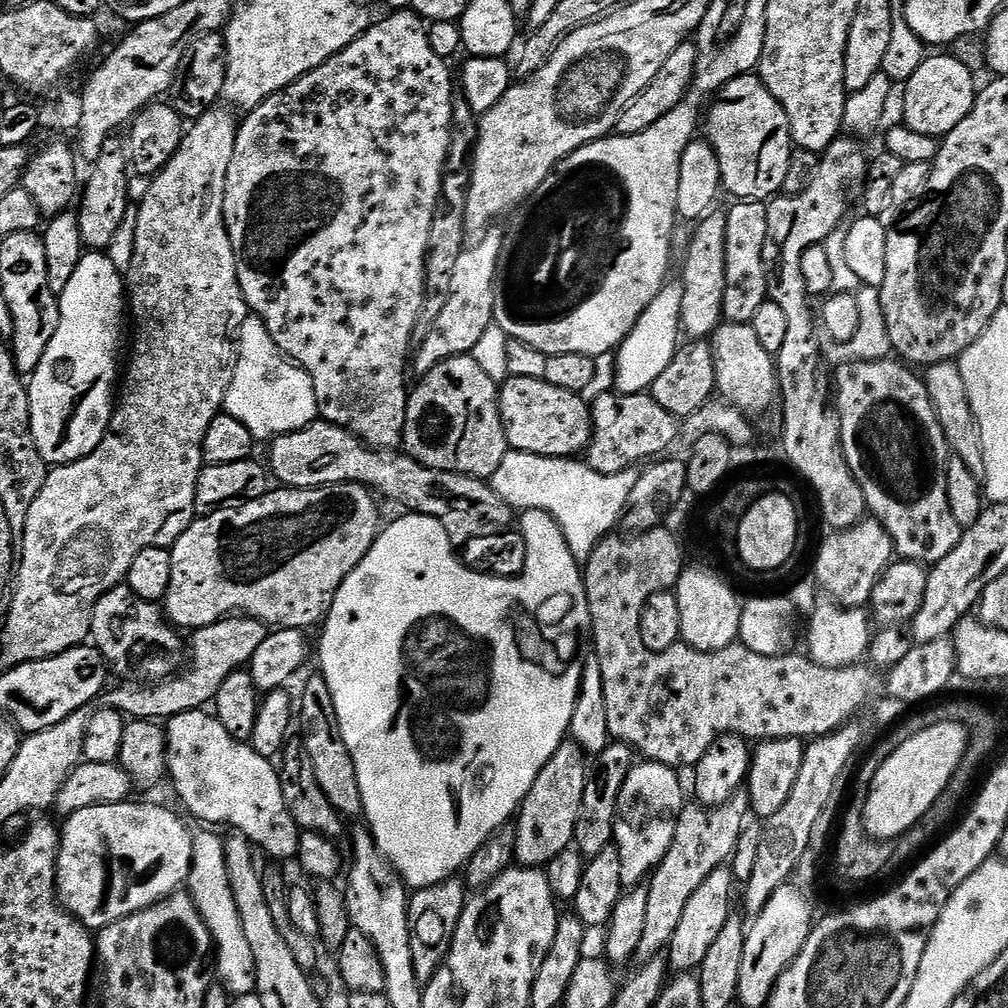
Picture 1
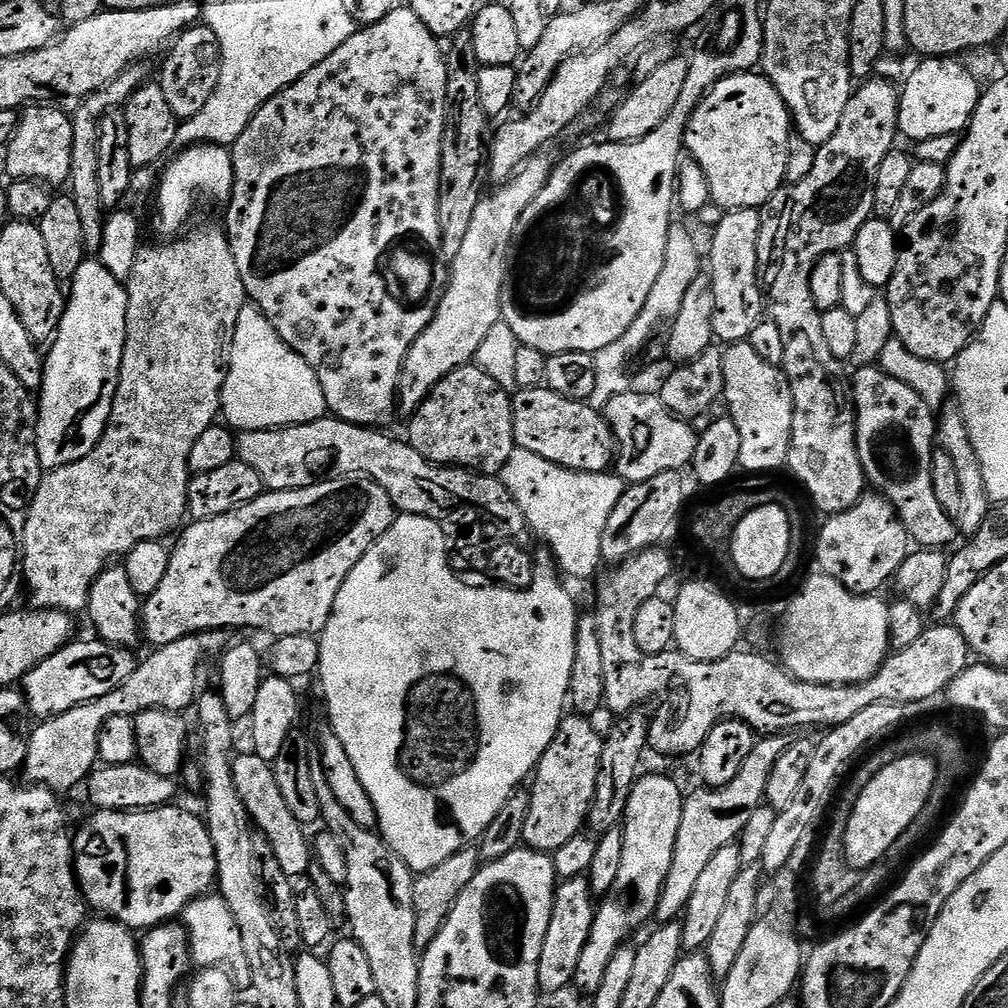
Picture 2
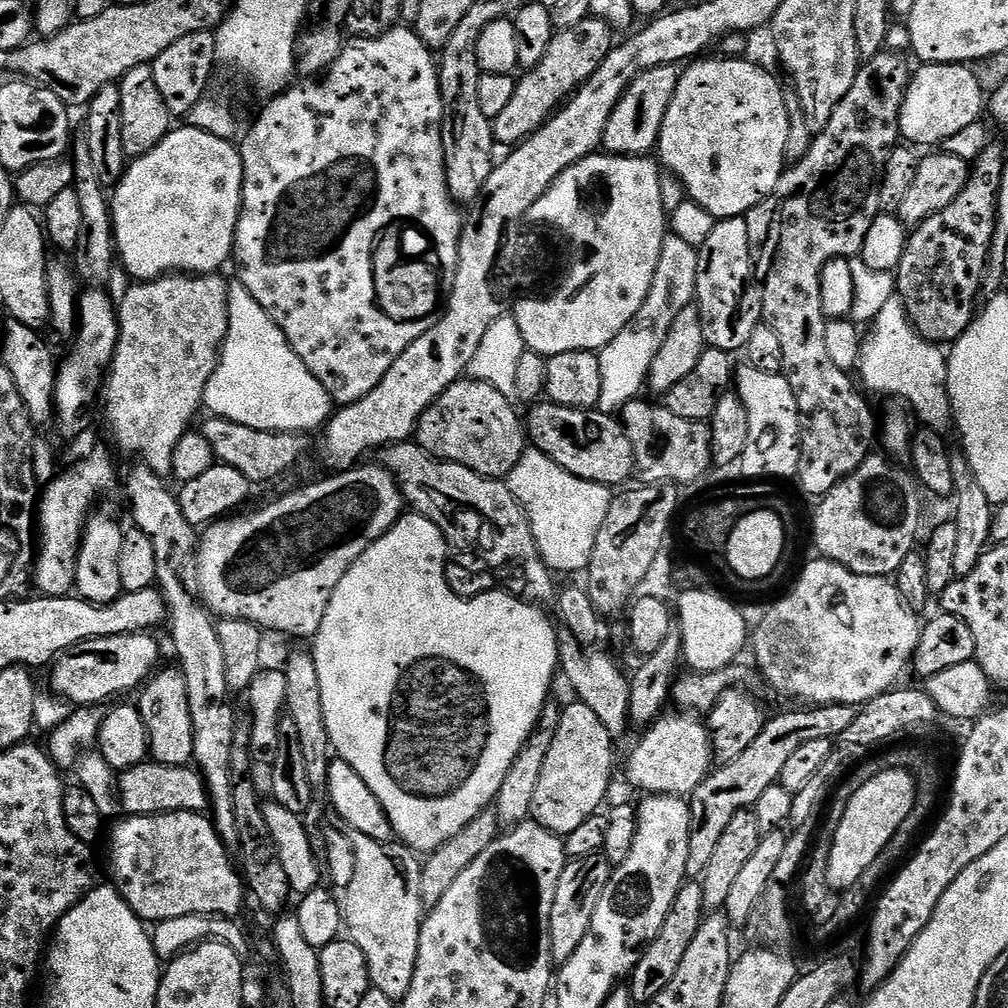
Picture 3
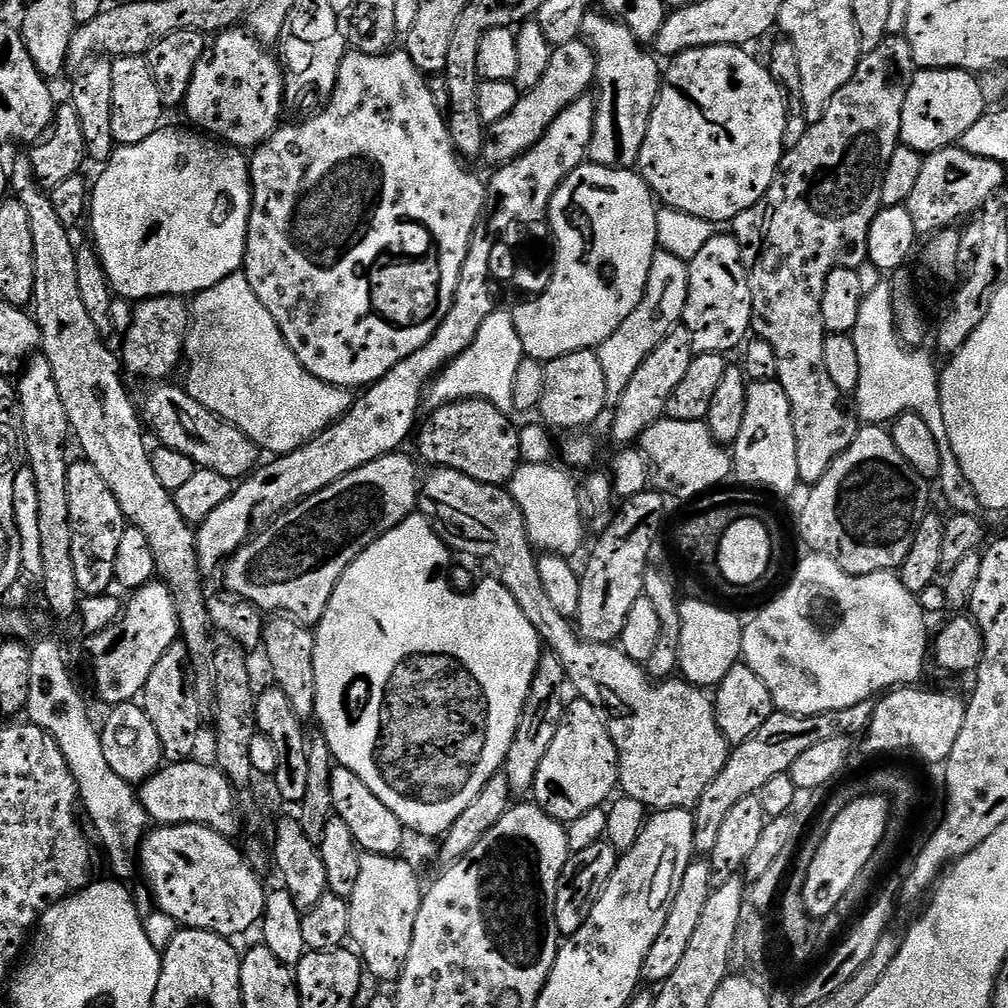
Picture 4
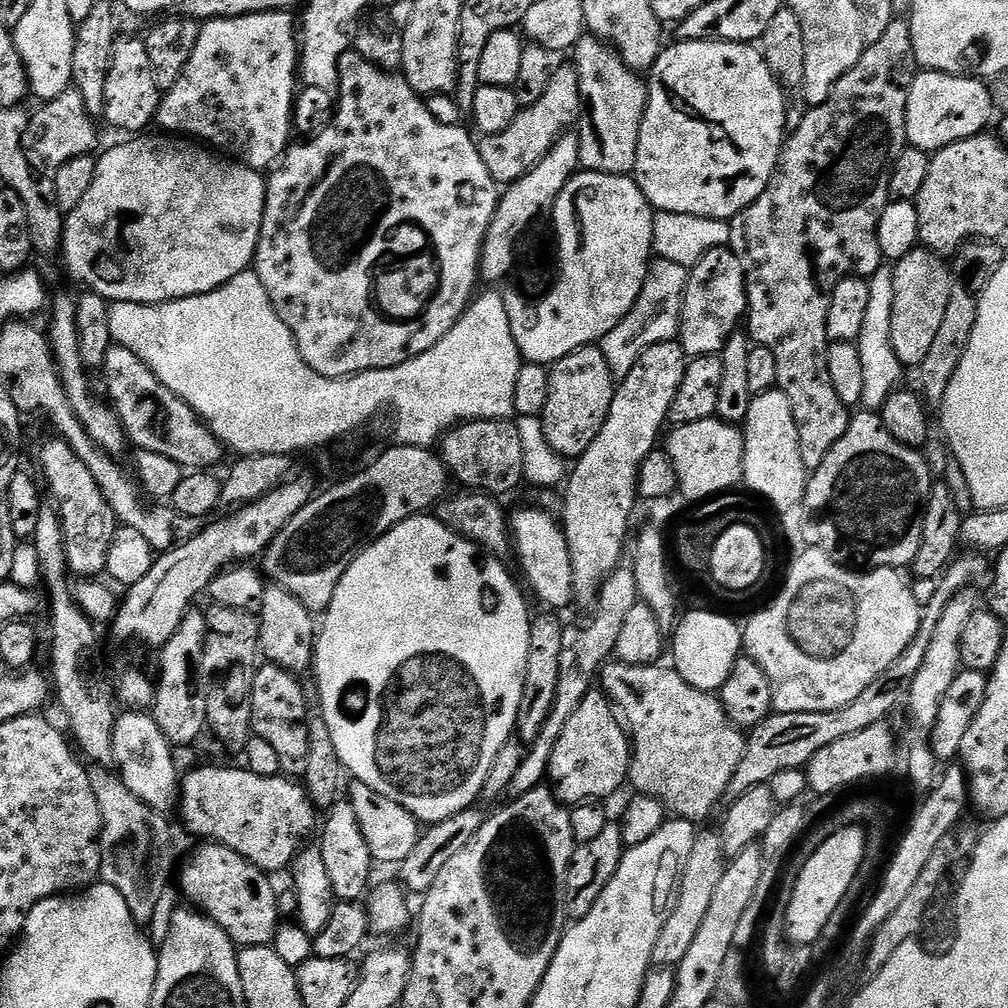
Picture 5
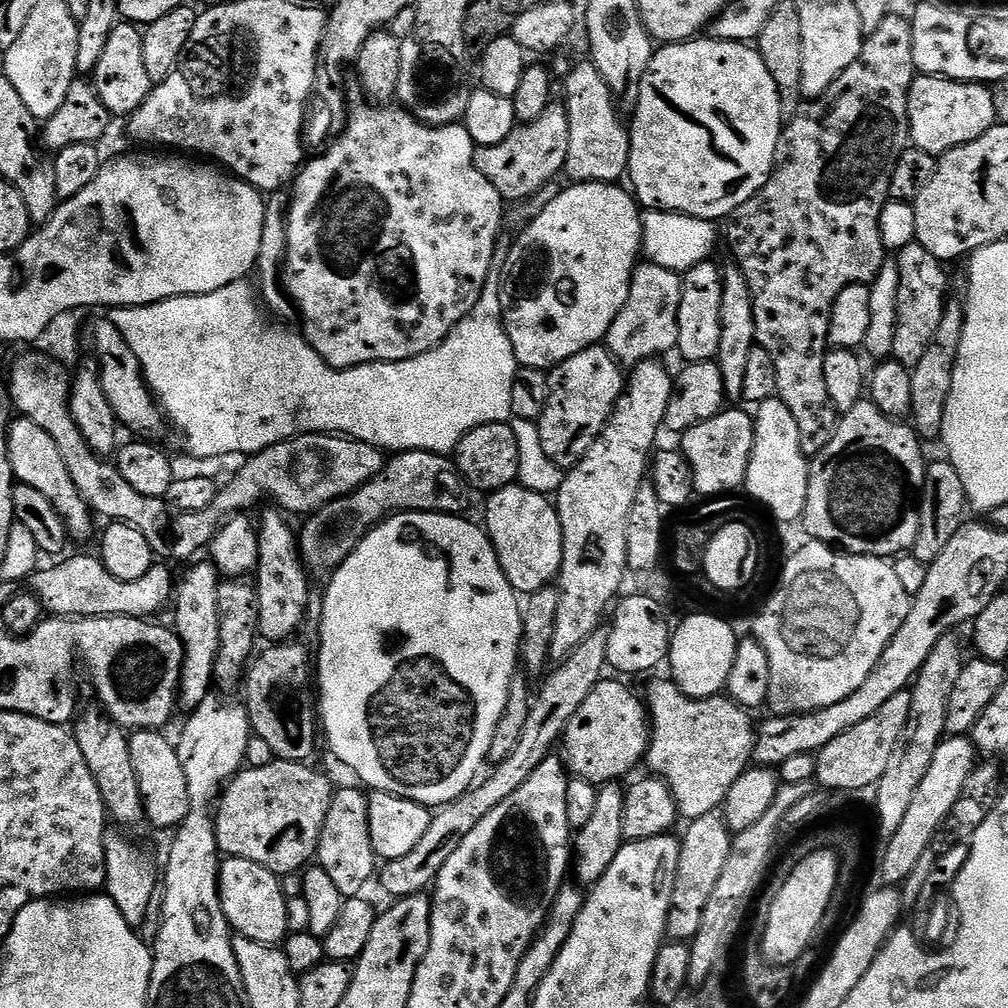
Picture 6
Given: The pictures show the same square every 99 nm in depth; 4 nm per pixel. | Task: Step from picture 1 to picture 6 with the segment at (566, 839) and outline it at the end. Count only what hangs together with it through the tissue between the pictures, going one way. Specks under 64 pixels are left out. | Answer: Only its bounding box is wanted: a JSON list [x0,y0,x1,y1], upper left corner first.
[562,678,650,786]

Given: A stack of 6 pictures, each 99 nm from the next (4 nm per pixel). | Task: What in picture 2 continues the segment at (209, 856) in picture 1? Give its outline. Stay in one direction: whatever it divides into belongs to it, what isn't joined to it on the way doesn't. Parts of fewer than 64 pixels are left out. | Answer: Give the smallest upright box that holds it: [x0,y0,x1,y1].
[182,894,252,990]

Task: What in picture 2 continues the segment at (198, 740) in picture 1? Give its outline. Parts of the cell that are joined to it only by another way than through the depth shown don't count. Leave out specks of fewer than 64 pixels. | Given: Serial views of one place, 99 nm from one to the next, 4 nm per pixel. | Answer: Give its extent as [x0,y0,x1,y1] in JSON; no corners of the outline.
[232,754,314,878]

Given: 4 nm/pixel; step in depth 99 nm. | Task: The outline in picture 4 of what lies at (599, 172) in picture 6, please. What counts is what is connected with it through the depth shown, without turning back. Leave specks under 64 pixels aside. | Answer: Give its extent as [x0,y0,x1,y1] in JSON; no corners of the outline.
[581,10,662,168]

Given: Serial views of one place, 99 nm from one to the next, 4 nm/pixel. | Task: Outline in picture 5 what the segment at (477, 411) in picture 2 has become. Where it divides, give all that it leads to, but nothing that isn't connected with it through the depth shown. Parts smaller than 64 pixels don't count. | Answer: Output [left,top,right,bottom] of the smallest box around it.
[438,419,524,498]

